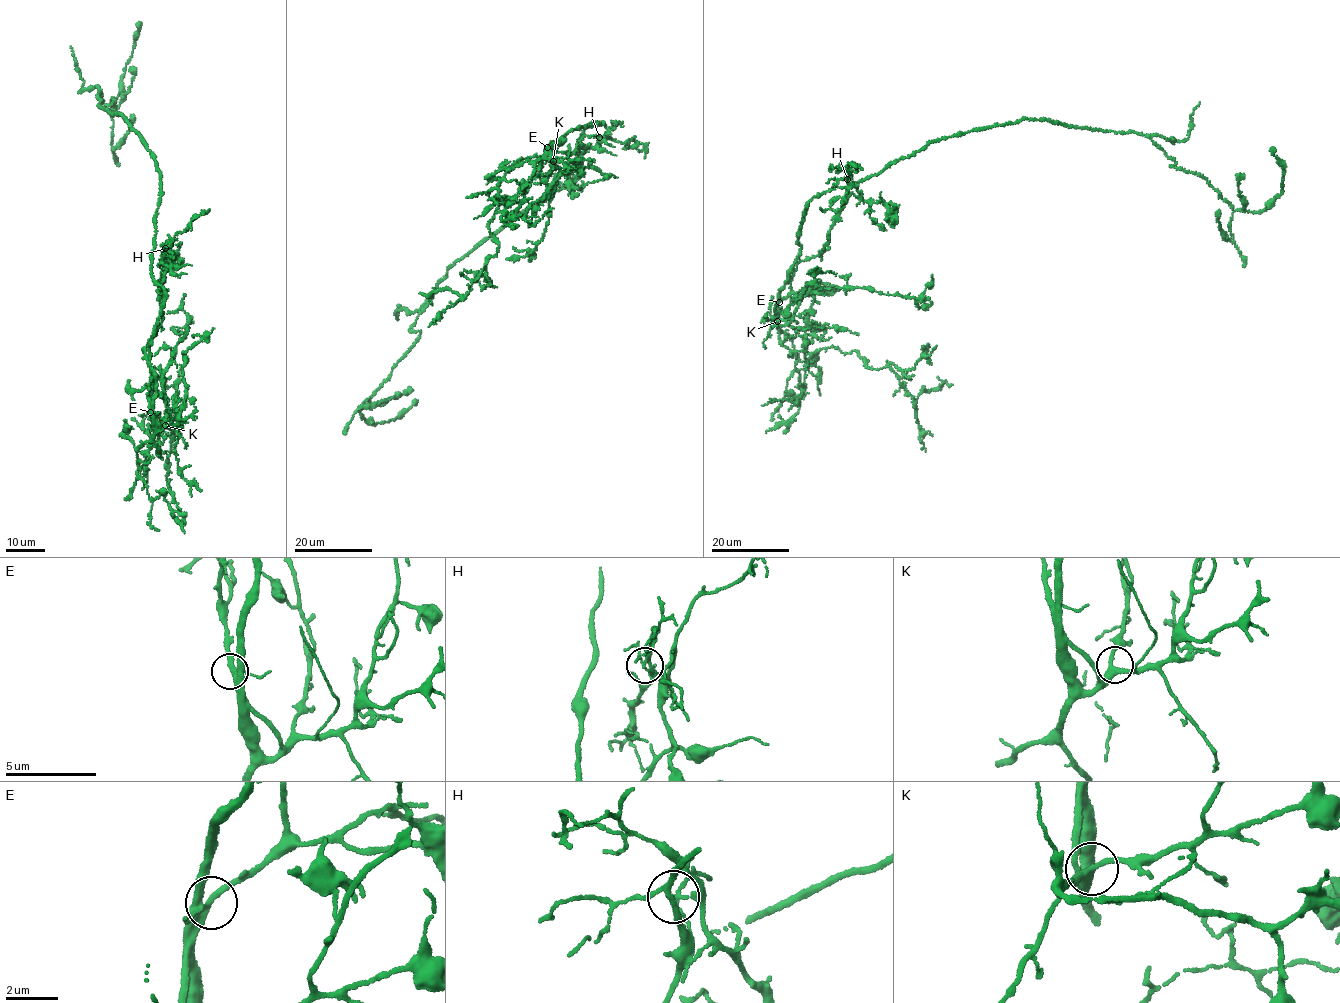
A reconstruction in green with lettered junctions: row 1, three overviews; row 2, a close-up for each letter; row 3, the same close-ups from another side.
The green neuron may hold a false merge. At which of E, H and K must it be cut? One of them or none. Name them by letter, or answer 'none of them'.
H

